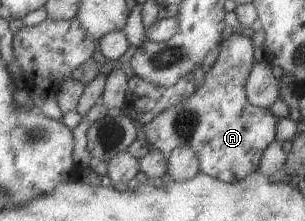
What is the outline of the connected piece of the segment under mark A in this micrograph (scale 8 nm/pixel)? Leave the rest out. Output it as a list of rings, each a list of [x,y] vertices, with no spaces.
[[[232,28],[230,36],[222,40],[219,47],[213,66],[203,74],[202,85],[177,105],[162,111],[148,124],[140,126],[139,133],[151,148],[158,149],[164,156],[173,148],[188,145],[197,156],[201,173],[225,183],[233,183],[257,170],[262,151],[275,140],[274,131],[278,119],[267,108],[252,106],[246,100],[245,80],[255,63],[255,47],[250,37],[239,34]]]

